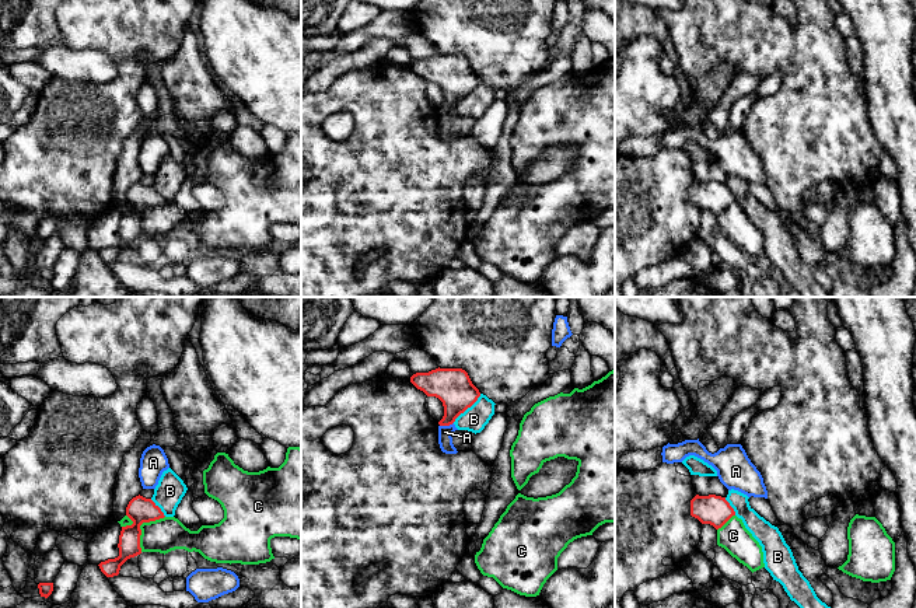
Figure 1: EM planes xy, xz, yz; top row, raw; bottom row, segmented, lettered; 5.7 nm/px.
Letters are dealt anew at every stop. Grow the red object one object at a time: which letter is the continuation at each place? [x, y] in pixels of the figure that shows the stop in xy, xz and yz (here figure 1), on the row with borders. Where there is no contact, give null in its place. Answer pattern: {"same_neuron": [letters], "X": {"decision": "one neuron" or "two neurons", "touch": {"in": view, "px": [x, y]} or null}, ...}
{"same_neuron": [], "A": {"decision": "two neurons", "touch": {"in": "xz", "px": [446, 425]}}, "B": {"decision": "two neurons", "touch": {"in": "xz", "px": [467, 408]}}, "C": {"decision": "two neurons", "touch": {"in": "xy", "px": [139, 527]}}}

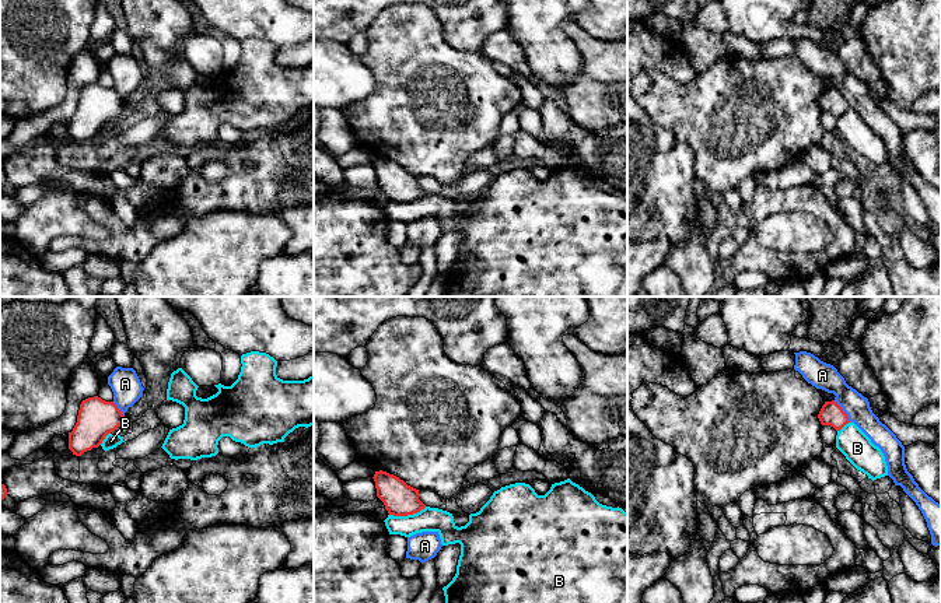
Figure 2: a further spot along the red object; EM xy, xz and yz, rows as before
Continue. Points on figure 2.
{"same_neuron": [], "A": {"decision": "two neurons", "touch": {"in": "yz", "px": [843, 412]}}, "B": {"decision": "two neurons", "touch": {"in": "xz", "px": [408, 514]}}}

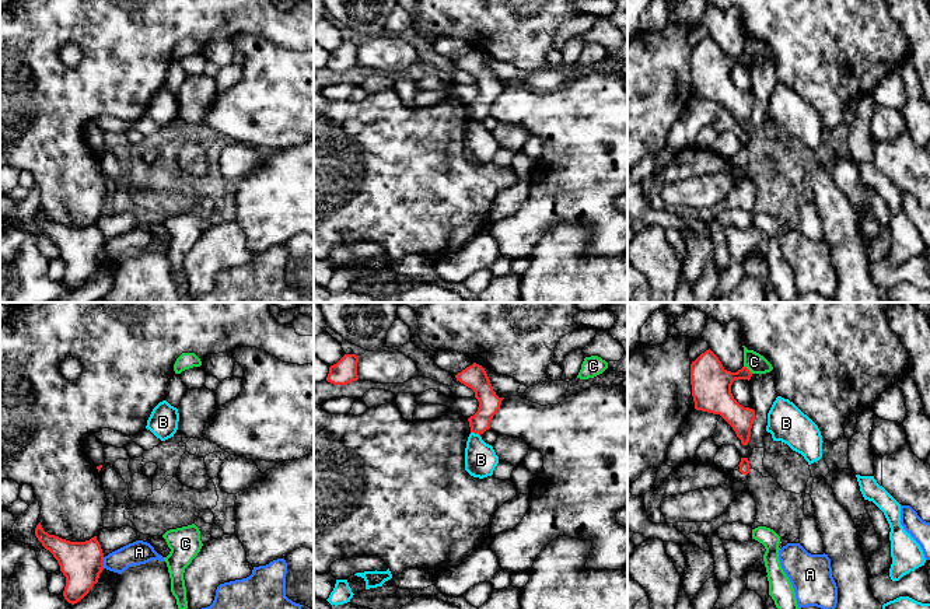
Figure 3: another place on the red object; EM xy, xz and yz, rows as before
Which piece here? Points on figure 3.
{"same_neuron": [], "A": {"decision": "two neurons", "touch": {"in": "xy", "px": [102, 563]}}, "B": {"decision": "two neurons", "touch": {"in": "xz", "px": [475, 433]}}, "C": {"decision": "two neurons", "touch": {"in": "yz", "px": [747, 368]}}}

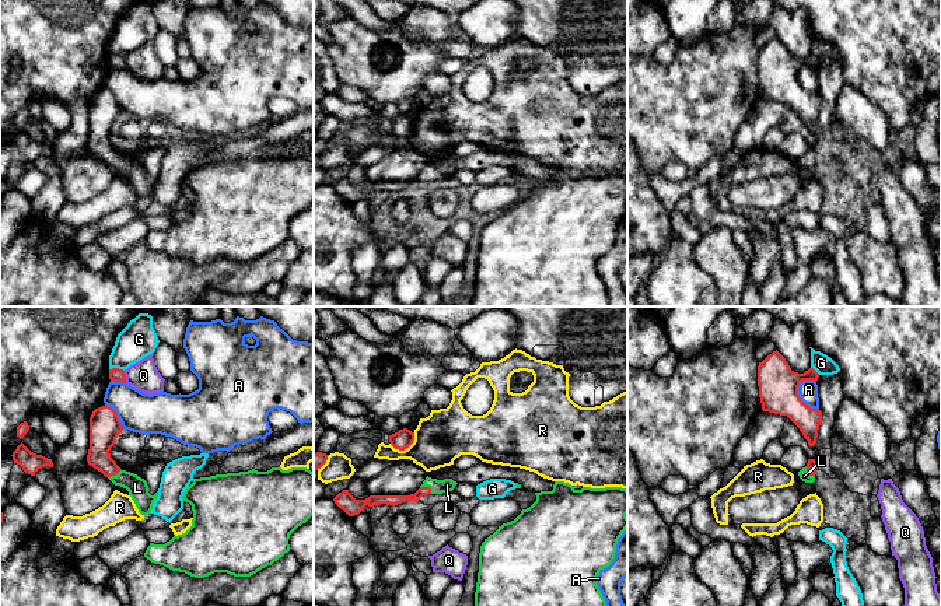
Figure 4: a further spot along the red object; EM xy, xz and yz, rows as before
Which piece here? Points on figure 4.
{"same_neuron": ["L"], "A": {"decision": "two neurons", "touch": {"in": "yz", "px": [800, 398]}}, "G": {"decision": "two neurons", "touch": {"in": "xy", "px": [116, 368]}}, "L": {"decision": "one neuron", "touch": {"in": "xz", "px": [427, 487]}}, "Q": {"decision": "two neurons", "touch": {"in": "xy", "px": [125, 377]}}, "R": {"decision": "two neurons", "touch": {"in": "xz", "px": [405, 448]}}}

